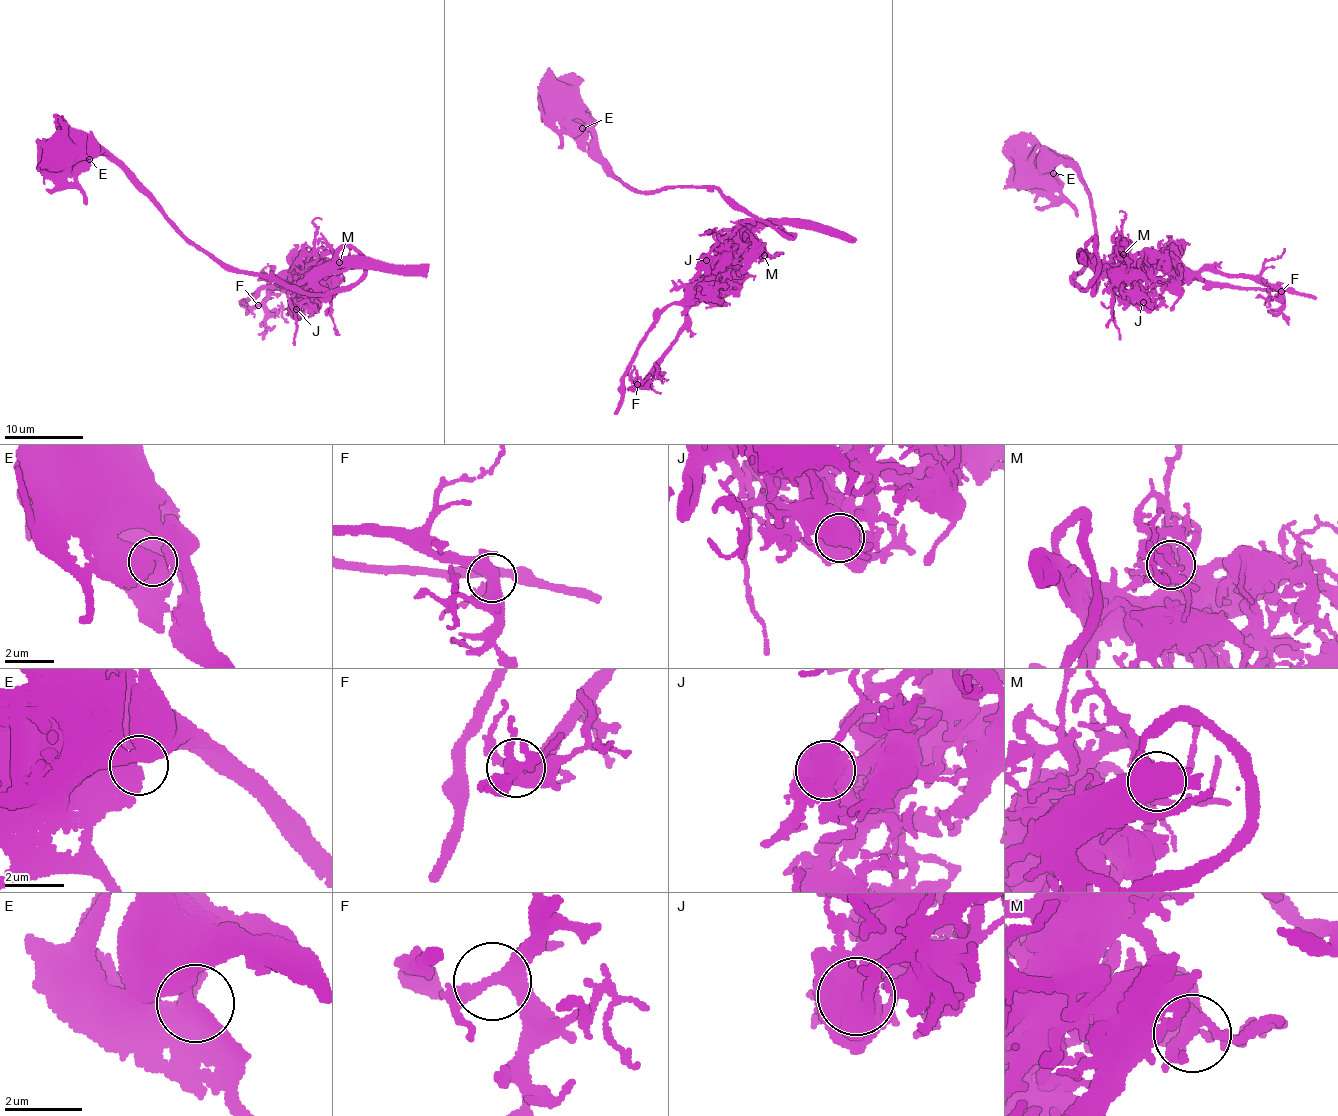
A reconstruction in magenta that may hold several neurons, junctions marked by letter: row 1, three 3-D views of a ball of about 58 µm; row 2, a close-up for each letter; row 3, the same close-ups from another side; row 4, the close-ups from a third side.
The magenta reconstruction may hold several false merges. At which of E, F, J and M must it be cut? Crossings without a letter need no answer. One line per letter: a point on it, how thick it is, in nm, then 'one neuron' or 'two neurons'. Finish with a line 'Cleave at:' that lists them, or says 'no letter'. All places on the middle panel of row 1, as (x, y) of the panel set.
E: (582, 128) | 400 nm | one neuron
F: (637, 384) | 380 nm | one neuron
J: (706, 260) | 750 nm | two neurons
M: (764, 255) | 340 nm | one neuron
Cleave at: J

